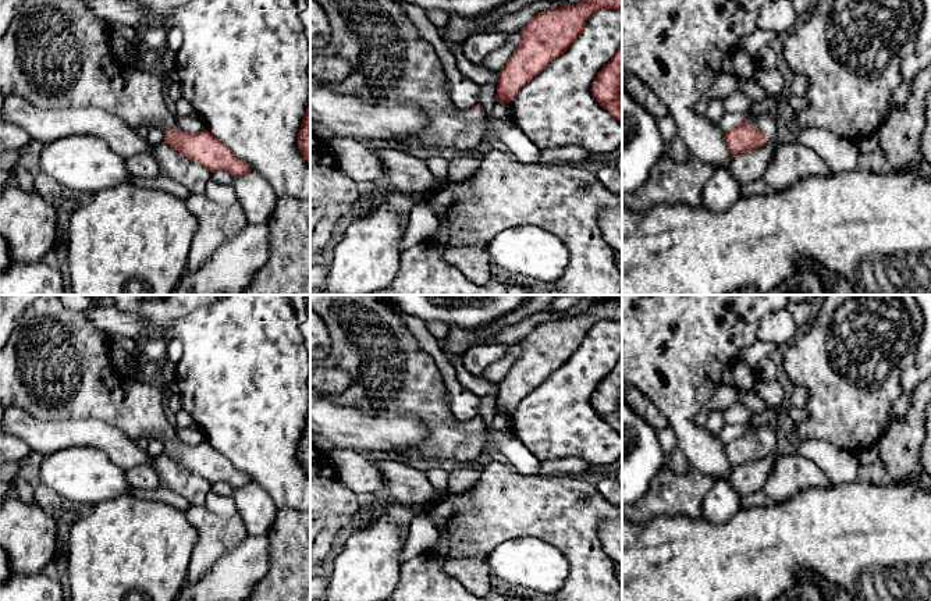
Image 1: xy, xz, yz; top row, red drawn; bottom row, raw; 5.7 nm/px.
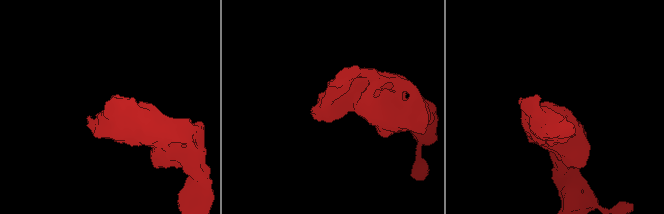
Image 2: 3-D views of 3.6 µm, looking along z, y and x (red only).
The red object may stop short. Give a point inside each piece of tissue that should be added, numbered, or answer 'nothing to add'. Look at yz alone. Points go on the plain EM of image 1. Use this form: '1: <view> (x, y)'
1: yz (764, 430)

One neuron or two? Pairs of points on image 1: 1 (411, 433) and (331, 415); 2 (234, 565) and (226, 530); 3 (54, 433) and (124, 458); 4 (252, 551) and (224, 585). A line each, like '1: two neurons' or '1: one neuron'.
1: one neuron
2: two neurons
3: one neuron
4: one neuron

